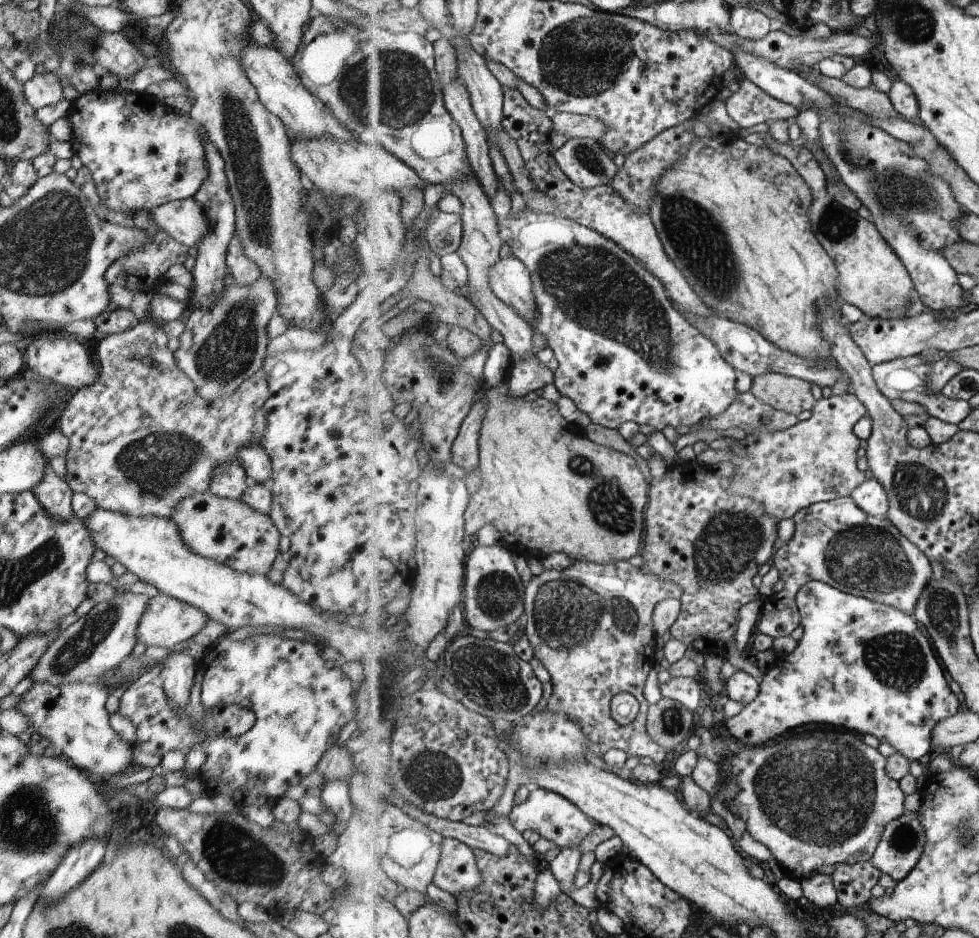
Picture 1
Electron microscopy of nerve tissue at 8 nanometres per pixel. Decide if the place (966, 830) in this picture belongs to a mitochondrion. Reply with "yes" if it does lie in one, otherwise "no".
yes

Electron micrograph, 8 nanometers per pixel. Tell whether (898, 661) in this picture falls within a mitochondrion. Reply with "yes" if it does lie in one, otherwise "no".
yes

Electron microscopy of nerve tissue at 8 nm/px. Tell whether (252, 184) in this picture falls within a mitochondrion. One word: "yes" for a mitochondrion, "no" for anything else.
yes

